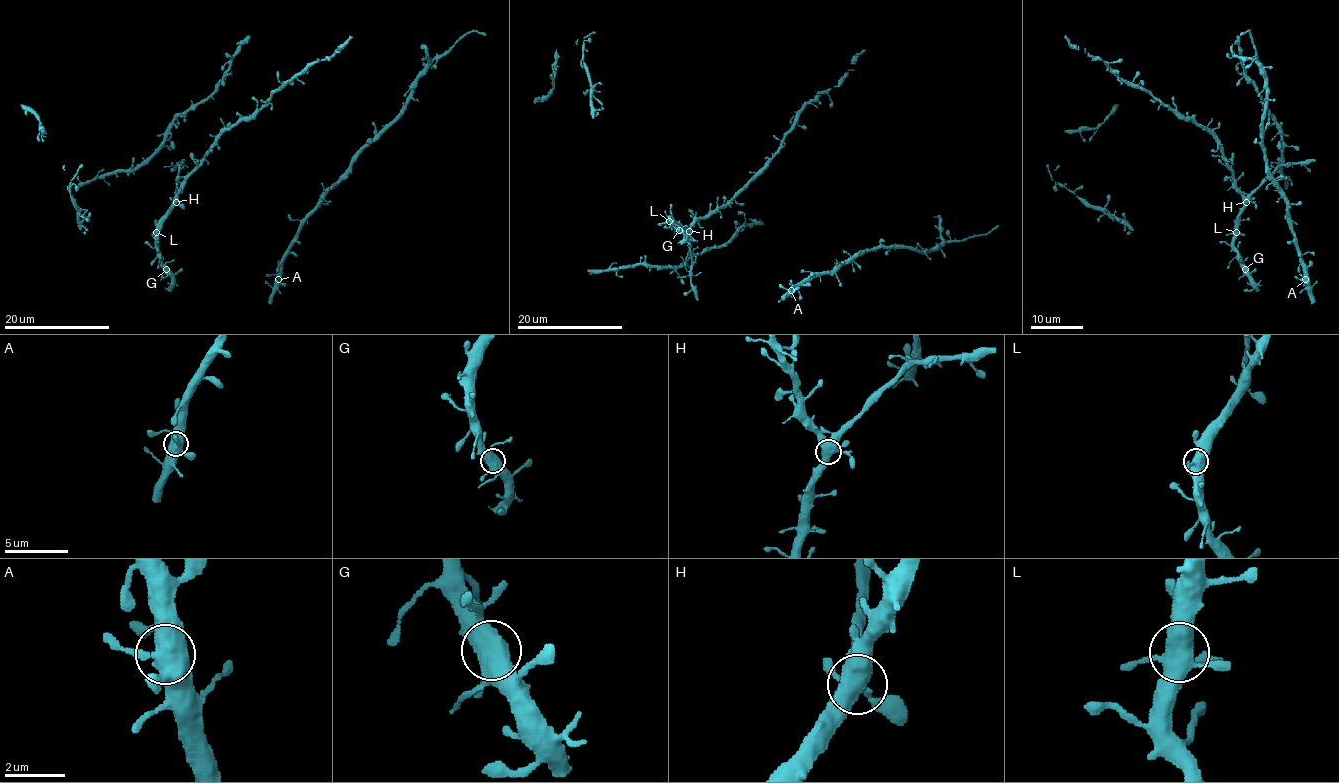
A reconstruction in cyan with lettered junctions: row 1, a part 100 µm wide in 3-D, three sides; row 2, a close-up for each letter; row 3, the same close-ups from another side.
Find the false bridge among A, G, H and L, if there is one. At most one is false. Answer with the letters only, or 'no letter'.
no letter

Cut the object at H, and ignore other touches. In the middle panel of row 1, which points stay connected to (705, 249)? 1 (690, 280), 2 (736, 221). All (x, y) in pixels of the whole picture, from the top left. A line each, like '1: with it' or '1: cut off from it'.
1: cut off from it
2: with it

